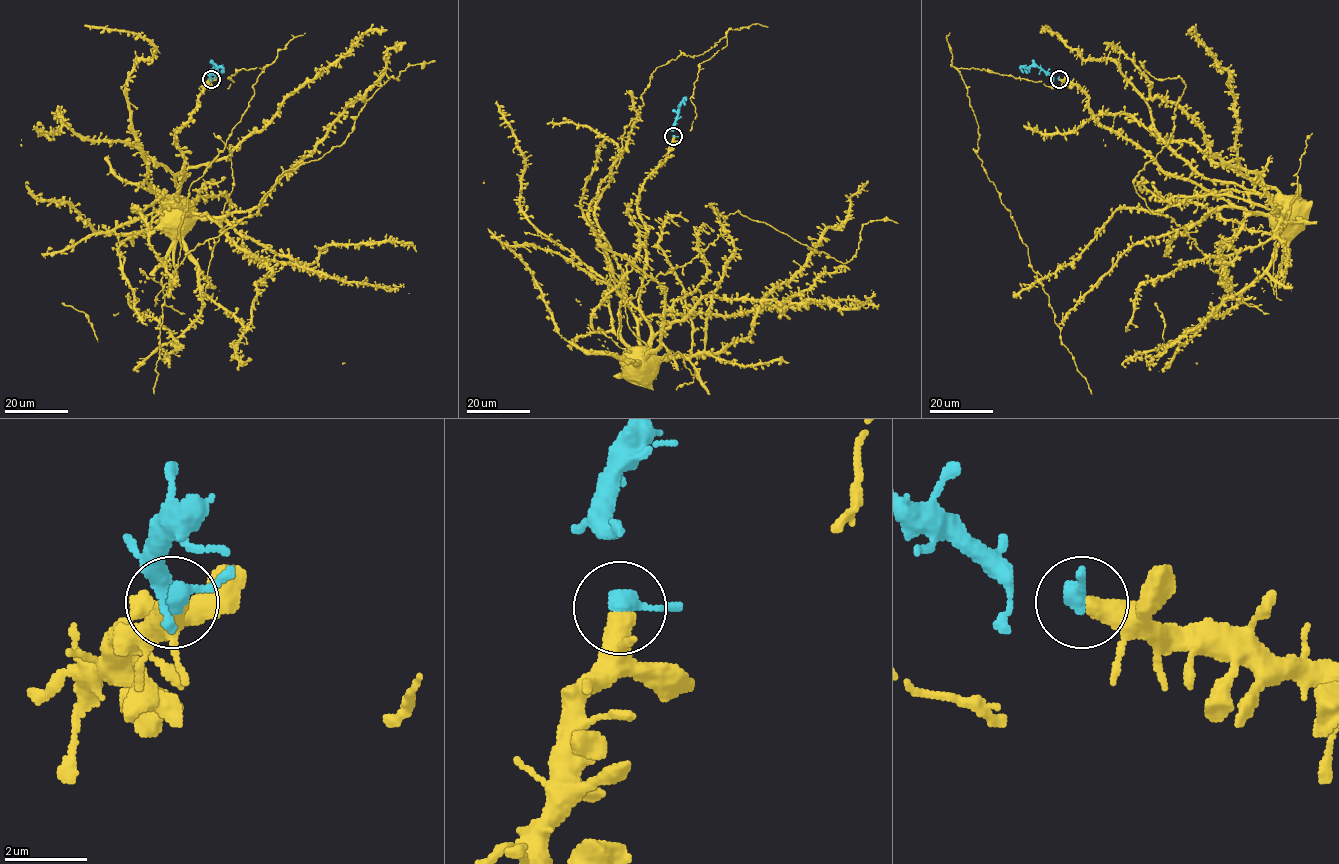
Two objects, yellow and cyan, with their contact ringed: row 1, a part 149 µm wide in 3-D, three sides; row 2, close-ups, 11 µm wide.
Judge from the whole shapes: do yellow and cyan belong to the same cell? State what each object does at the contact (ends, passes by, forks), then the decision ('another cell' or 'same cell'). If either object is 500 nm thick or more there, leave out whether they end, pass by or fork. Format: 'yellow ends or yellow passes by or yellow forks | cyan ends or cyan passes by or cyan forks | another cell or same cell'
same cell

